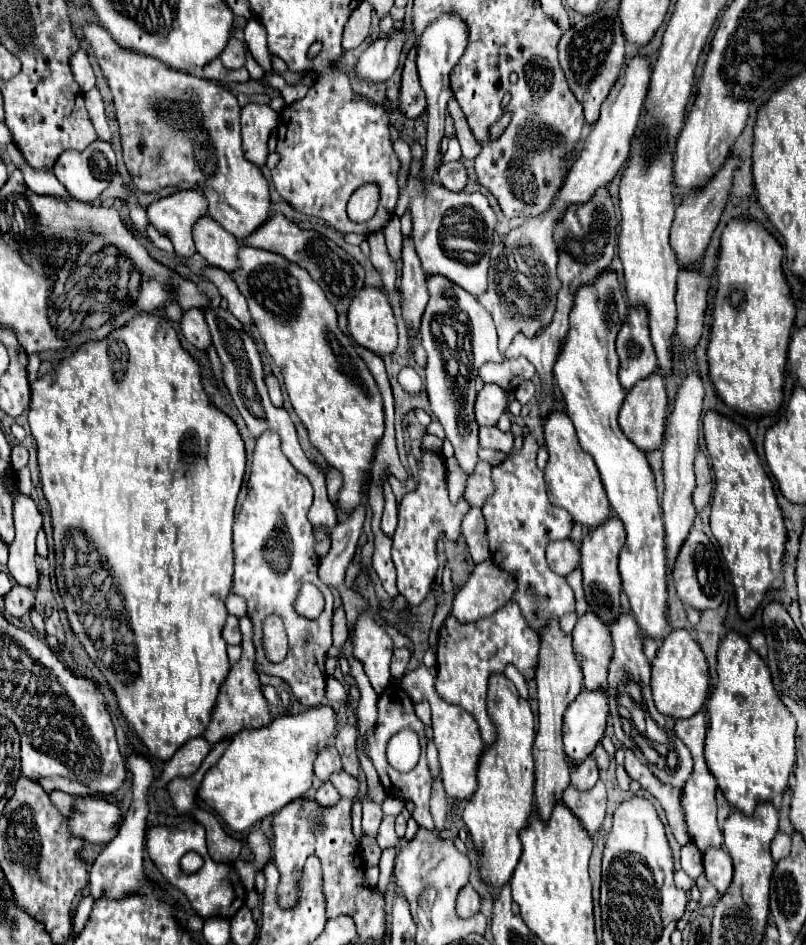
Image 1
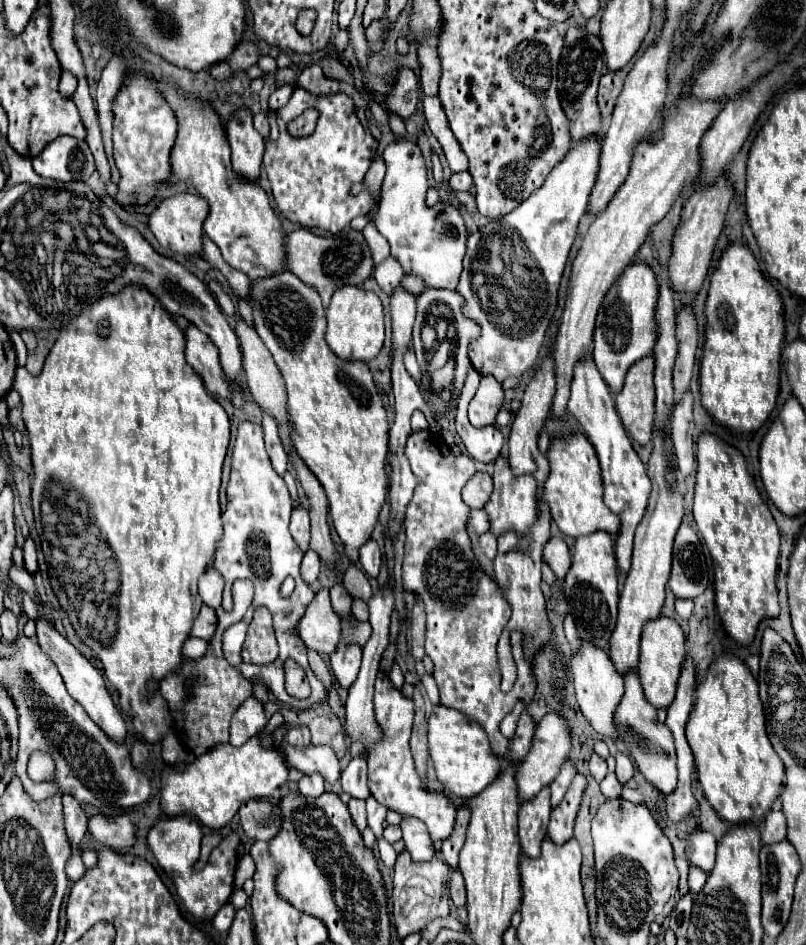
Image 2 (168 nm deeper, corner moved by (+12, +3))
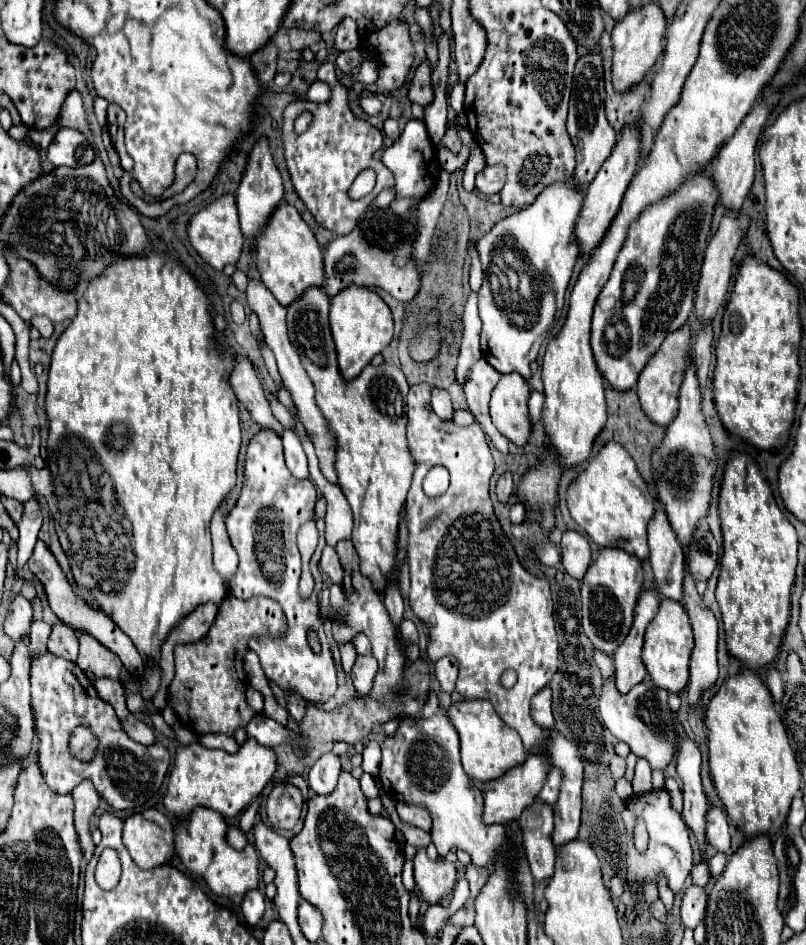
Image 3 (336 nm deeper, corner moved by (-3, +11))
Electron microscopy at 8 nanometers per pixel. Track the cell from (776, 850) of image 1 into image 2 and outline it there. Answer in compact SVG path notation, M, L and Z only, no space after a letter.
M769 811L767 817L765 817L765 823L763 823L763 833L761 833L761 839L765 845L771 845L771 843L779 843L785 839L785 817L781 811Z

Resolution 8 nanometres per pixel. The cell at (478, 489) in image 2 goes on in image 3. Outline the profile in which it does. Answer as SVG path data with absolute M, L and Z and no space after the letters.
M504 473L504 475L498 479L498 485L496 485L496 495L498 495L498 501L500 501L500 503L508 503L508 499L510 499L512 491L514 491L512 473Z

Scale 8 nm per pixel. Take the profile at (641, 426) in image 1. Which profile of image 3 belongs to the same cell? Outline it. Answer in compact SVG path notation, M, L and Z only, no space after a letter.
M682 325L674 333L668 333L668 337L664 339L664 345L660 345L660 349L656 351L656 357L652 357L652 361L644 367L644 373L640 373L638 397L640 397L642 409L660 427L668 427L678 413L678 391L684 381L684 371L686 371L684 365L692 353L692 347L690 347L692 335L694 331L690 325Z

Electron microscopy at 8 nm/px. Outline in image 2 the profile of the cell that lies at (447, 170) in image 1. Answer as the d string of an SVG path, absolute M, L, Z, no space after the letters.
M461 171L461 173L451 173L451 177L447 179L447 183L449 183L449 187L453 191L469 191L473 179L471 179L469 171Z

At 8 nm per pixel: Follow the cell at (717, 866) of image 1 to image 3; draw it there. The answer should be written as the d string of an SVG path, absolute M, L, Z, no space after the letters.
M718 807L708 809L708 827L706 827L708 843L716 847L718 851L726 853L730 849L730 827L728 827L728 815L726 811Z

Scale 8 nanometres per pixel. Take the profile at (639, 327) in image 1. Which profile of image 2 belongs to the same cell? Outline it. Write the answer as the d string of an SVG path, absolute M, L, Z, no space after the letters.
M629 265L619 277L619 281L613 285L613 289L609 289L599 309L593 335L593 359L601 377L605 377L605 383L609 383L609 389L613 393L621 391L627 369L645 355L651 355L653 351L655 303L657 303L657 279L653 277L653 271L647 265Z

